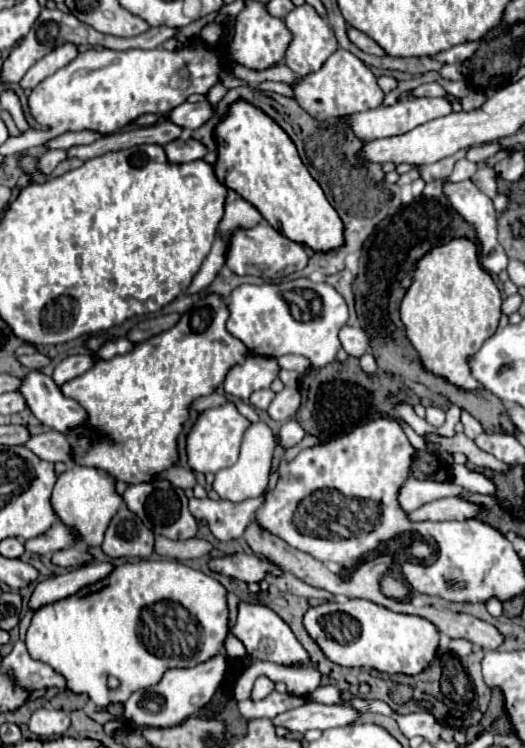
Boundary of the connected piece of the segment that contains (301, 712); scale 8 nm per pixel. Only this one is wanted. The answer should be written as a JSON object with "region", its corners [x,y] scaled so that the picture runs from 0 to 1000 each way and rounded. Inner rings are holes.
{"region":[[[587,936],[579,944],[549,949],[545,955],[530,955],[530,960],[518,960],[518,968],[541,971],[552,979],[583,979],[590,973],[625,976],[640,971],[667,968],[682,952],[667,944],[617,944],[598,936]]]}

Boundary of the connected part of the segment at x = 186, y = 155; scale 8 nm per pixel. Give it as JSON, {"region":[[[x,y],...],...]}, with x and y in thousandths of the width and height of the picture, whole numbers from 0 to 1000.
{"region":[[[350,184],[350,187],[331,187],[312,195],[316,201],[316,214],[324,219],[347,219],[347,217],[366,217],[377,211],[389,211],[392,195],[370,184]]]}

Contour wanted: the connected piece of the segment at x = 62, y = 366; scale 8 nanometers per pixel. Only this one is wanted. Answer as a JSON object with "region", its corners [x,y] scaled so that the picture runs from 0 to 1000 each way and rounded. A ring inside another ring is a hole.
{"region":[[[175,473],[130,476],[130,479],[122,479],[122,481],[107,489],[99,505],[103,505],[103,511],[107,511],[110,516],[118,516],[122,511],[130,511],[130,508],[160,500],[160,497],[164,497],[171,489],[179,489],[179,484],[187,484],[187,481],[190,481],[190,479],[179,479]]]}

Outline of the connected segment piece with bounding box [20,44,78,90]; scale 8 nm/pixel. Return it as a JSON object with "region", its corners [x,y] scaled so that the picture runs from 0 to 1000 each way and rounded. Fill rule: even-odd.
{"region":[[[122,59],[107,67],[99,67],[95,72],[88,72],[80,80],[72,80],[53,96],[50,102],[38,107],[38,115],[46,120],[61,120],[65,115],[72,115],[84,104],[91,104],[95,99],[103,99],[107,94],[114,94],[118,88],[133,86],[145,78],[145,61],[141,59]]]}

